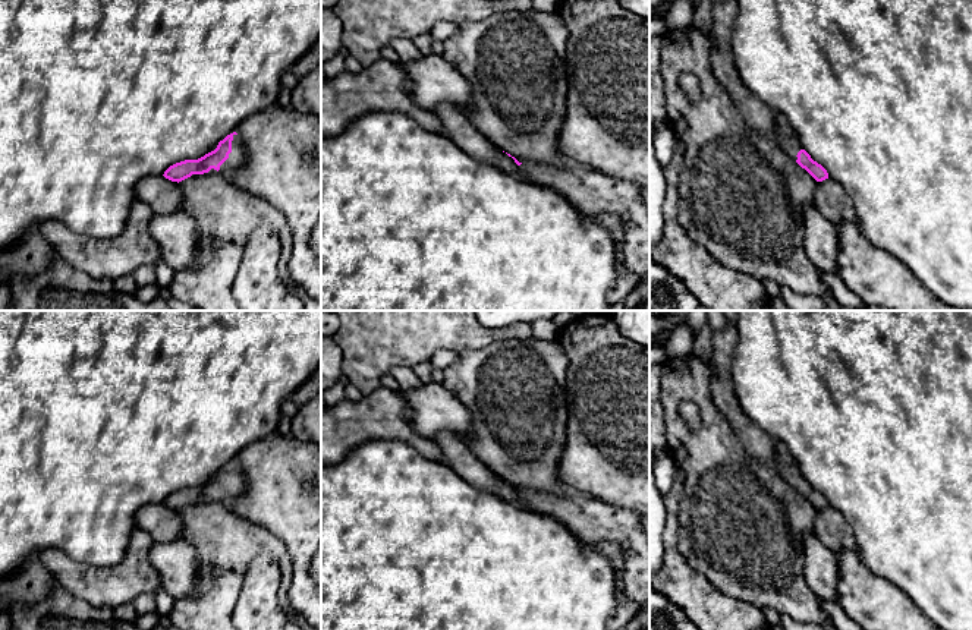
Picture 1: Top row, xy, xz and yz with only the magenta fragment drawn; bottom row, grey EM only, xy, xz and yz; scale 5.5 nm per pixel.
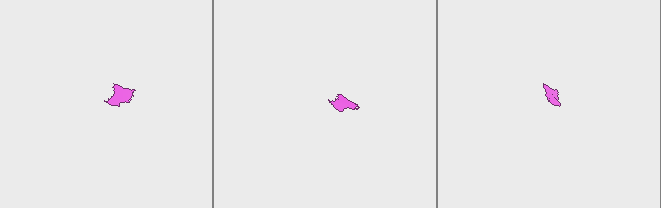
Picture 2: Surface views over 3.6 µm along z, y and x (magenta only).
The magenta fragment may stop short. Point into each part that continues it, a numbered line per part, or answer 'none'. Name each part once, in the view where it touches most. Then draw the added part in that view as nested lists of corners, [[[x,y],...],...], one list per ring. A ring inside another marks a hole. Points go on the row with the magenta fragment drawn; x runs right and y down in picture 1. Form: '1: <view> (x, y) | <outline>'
1: xy (236, 157) | [[[233,135],[232,152],[229,158],[220,166],[220,170],[211,168],[208,173],[218,173],[229,177],[236,168],[242,167],[245,163],[245,149],[242,141],[238,135]]]
2: yz (785, 136) | [[[776,111],[776,132],[770,138],[777,147],[795,161],[798,152],[802,149],[795,130],[790,127],[789,120],[778,111]]]

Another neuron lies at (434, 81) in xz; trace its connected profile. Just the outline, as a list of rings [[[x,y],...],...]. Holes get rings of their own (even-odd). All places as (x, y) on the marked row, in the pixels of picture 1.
[[[422,54],[413,62],[400,62],[410,79],[410,97],[422,108],[432,110],[440,104],[456,108],[471,103],[471,85],[443,56]]]

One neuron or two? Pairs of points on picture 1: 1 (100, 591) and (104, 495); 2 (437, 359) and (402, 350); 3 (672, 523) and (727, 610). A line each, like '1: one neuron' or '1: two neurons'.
1: two neurons
2: two neurons
3: one neuron

